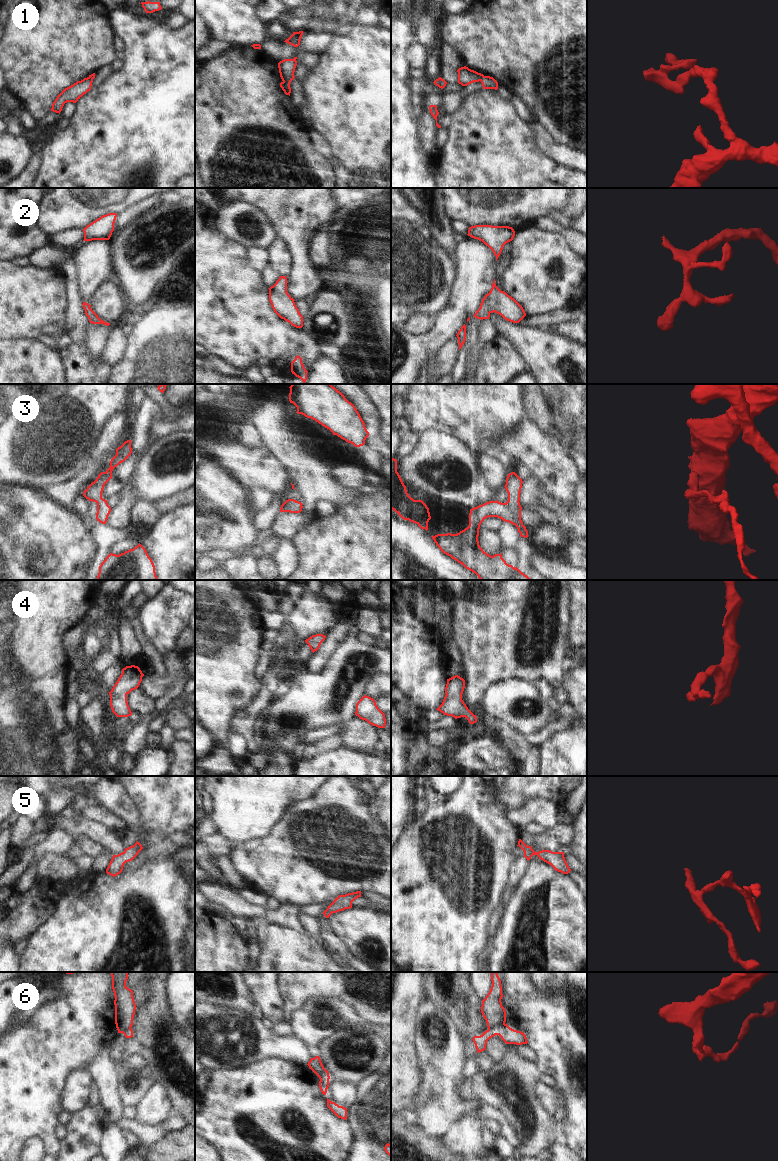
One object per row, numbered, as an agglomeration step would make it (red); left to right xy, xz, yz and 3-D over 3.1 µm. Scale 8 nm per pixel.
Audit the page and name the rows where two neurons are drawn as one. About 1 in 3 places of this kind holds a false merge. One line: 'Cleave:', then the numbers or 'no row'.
Cleave: 1, 6

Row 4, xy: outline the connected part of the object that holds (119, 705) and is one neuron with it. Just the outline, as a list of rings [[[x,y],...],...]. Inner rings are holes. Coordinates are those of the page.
[[[131,665],[122,669],[117,682],[109,692],[110,706],[117,717],[128,717],[132,715],[127,702],[127,695],[139,687],[144,674],[138,666]]]

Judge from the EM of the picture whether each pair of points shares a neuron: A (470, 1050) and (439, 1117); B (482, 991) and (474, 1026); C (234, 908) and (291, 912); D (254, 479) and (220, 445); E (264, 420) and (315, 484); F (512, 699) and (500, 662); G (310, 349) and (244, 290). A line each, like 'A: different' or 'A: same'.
A: different
B: different
C: different
D: same
E: same
F: different
G: same

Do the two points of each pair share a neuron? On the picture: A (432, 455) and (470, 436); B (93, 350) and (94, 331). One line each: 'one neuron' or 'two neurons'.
A: two neurons
B: one neuron

